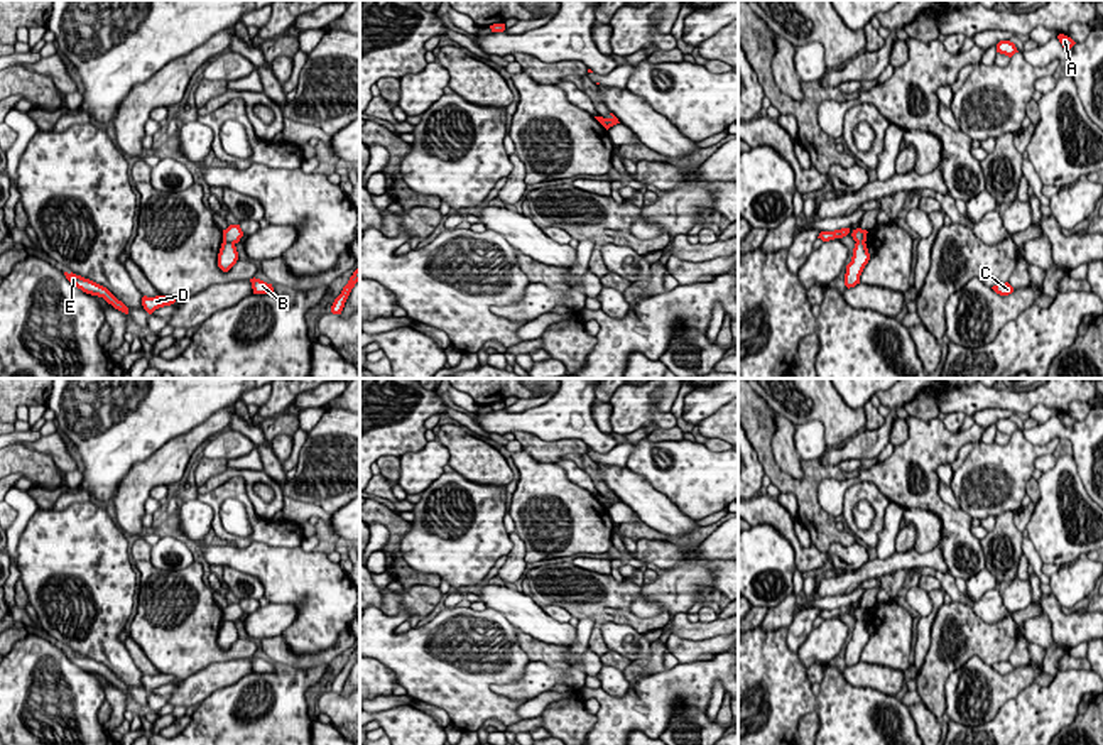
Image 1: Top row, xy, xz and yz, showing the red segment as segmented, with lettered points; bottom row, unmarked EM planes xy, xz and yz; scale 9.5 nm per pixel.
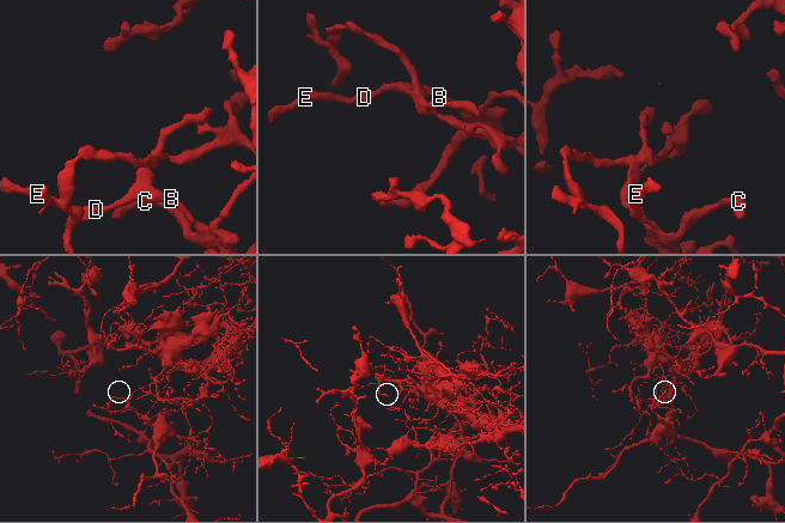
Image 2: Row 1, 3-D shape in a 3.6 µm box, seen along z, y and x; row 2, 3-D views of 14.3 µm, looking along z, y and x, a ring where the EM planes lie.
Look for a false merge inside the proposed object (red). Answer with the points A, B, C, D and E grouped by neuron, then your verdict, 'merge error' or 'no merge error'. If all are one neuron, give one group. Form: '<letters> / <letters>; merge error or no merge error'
A / B C D E; merge error

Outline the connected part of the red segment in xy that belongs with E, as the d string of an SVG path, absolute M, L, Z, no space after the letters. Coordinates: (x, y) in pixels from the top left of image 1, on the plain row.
M64 650L64 654L73 664L81 667L83 671L103 676L115 688L128 693L128 686L122 679L118 679L106 666L103 666L103 664L100 664L100 662L90 659L90 657L84 657L81 654L76 654L73 650L71 652Z

